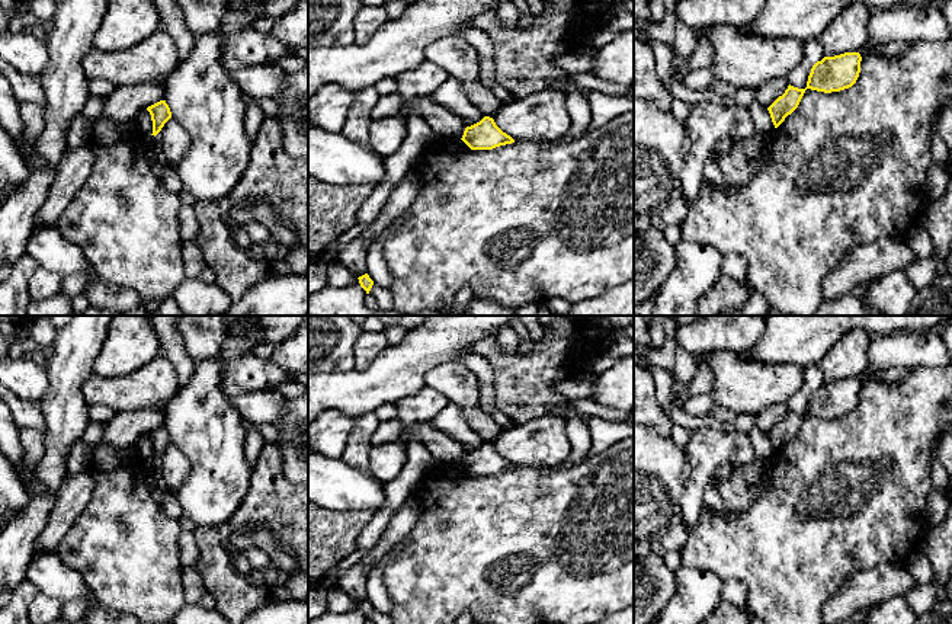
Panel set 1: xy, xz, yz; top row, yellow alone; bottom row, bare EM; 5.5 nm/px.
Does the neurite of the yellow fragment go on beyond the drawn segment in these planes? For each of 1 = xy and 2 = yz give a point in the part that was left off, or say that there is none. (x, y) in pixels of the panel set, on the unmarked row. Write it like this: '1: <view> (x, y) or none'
1: none
2: none

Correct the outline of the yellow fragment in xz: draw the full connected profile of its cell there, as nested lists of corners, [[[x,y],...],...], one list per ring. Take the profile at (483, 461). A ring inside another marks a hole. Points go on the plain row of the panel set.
[[[484,442],[480,448],[467,452],[461,465],[471,476],[493,476],[515,468],[515,465],[503,458],[490,442]]]

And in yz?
[[[844,378],[817,387],[811,394],[805,415],[789,410],[785,419],[767,433],[775,454],[798,433],[807,415],[831,419],[852,413],[859,403],[860,387],[859,378]]]

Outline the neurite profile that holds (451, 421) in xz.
[[[448,404],[430,423],[459,441],[465,452],[471,452],[484,444],[483,438],[468,426],[461,409],[453,404]]]

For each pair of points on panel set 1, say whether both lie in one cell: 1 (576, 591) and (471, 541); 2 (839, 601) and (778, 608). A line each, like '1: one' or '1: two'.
1: one
2: two

